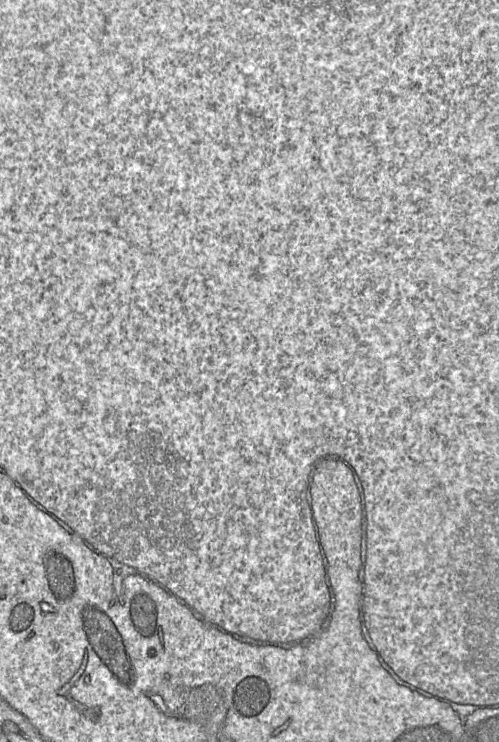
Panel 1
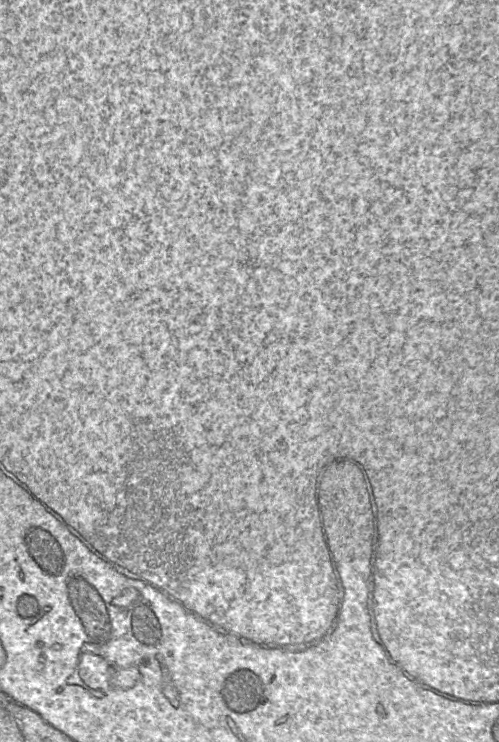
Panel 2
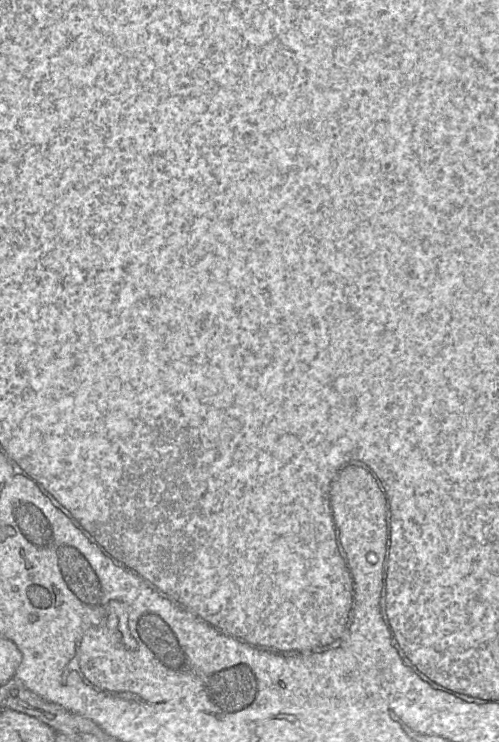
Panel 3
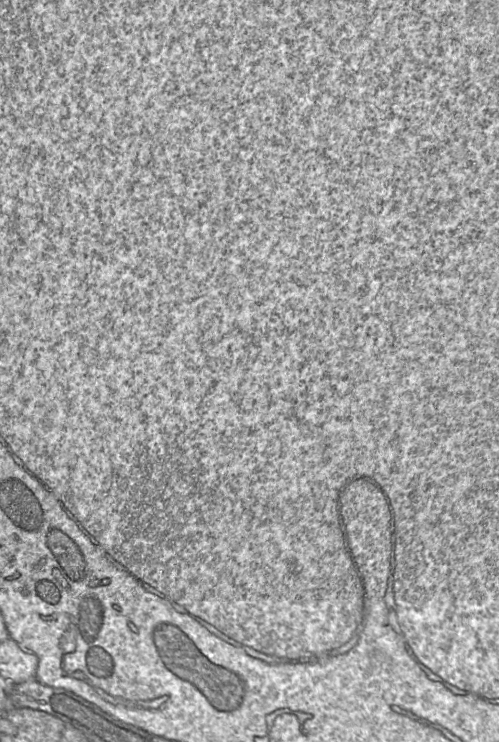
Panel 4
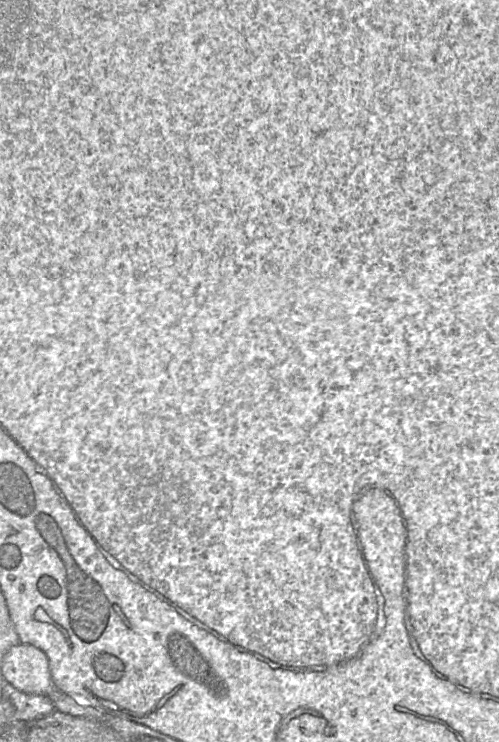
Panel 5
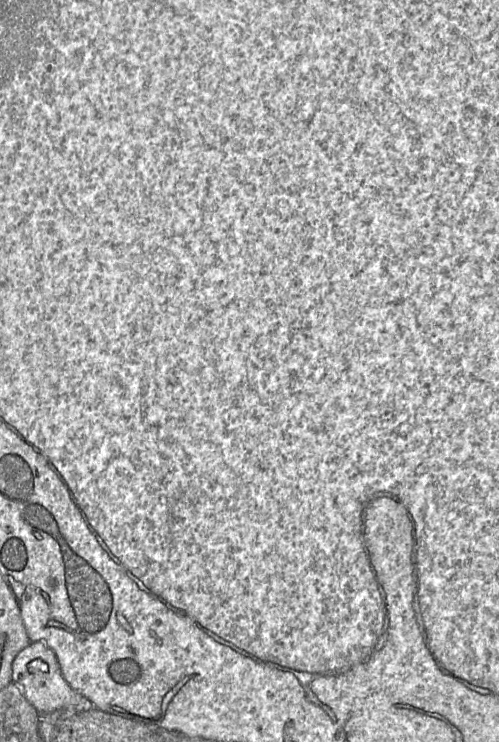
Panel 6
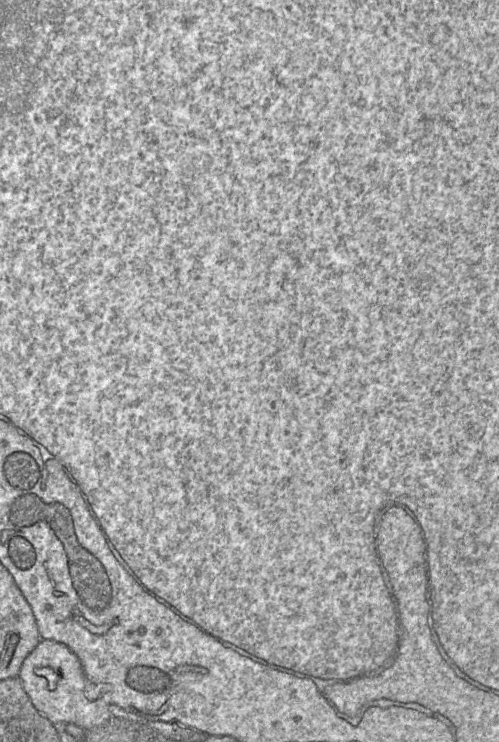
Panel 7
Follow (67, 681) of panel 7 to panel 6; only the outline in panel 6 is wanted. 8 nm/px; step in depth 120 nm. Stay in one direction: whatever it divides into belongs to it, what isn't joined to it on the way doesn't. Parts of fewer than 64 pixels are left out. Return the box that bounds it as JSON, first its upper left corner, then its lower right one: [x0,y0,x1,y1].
[12,642,89,714]

